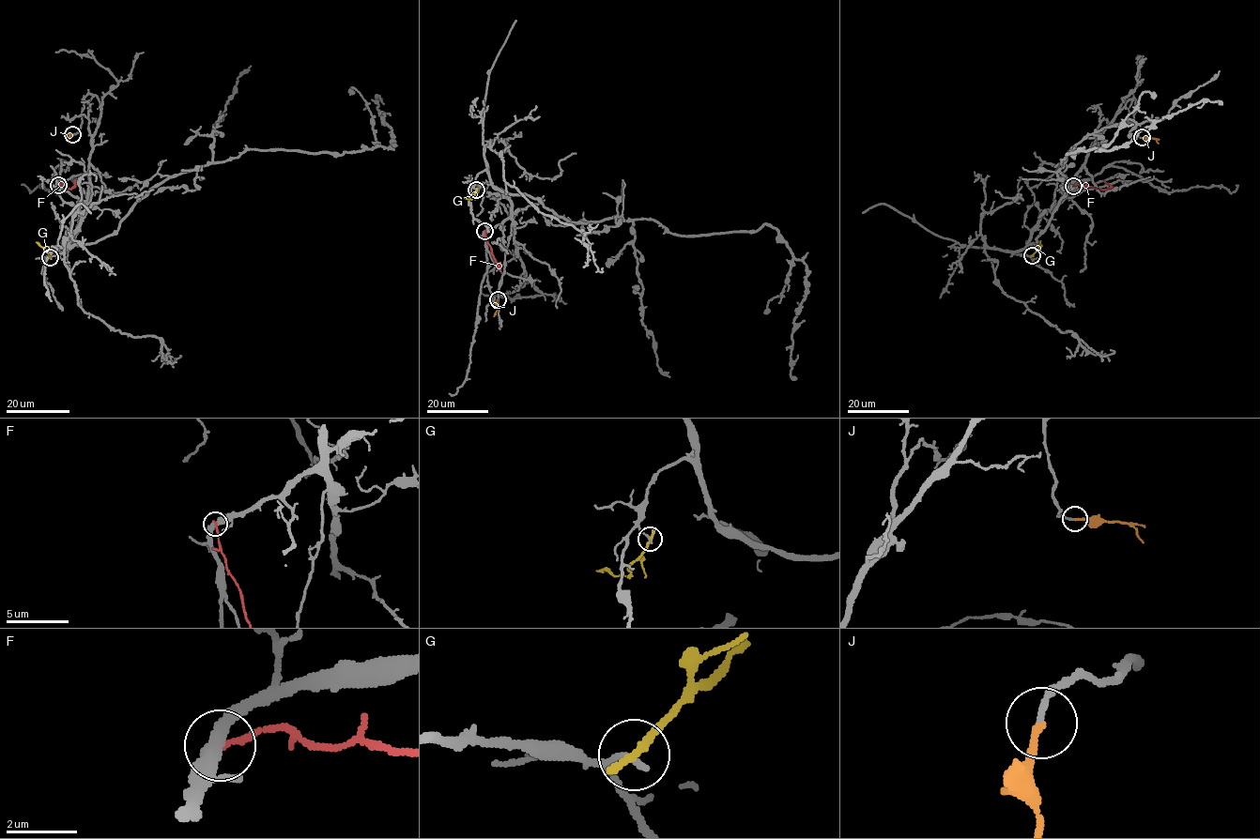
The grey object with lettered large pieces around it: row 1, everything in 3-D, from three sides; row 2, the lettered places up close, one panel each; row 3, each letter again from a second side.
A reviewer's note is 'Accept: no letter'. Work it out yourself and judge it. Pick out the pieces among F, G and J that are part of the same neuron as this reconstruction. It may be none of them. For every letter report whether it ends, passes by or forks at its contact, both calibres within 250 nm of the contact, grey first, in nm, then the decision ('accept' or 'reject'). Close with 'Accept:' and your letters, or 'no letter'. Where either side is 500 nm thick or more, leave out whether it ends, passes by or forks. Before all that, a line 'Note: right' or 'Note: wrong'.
Note: wrong
F: it ends there; 400 nm thick on the grey side, 180 nm on the other; reject
G: it ends there; 180 nm thick on the grey side, 280 nm on the other; reject
J: it ends there; 180 nm thick on the grey side, 200 nm on the other; accept
Accept: J

